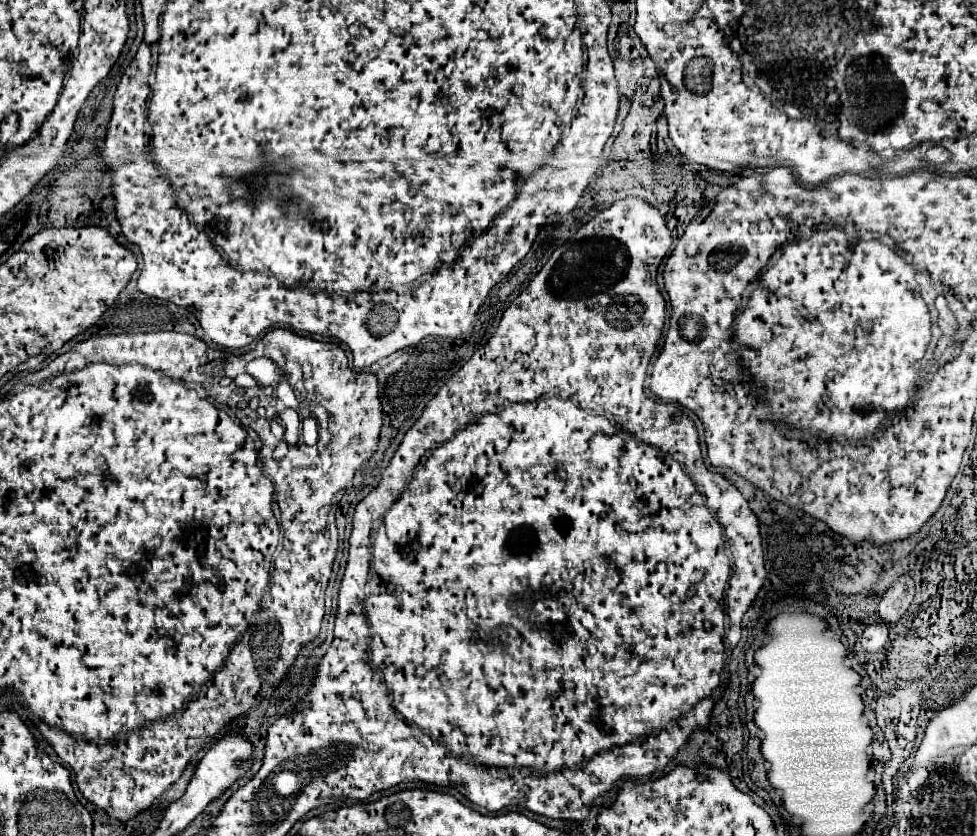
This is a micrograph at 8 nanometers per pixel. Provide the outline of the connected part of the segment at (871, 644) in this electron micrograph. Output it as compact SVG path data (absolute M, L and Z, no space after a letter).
M872 623L864 629L860 643L868 653L876 653L884 647L884 643L888 641L888 627L886 623Z

